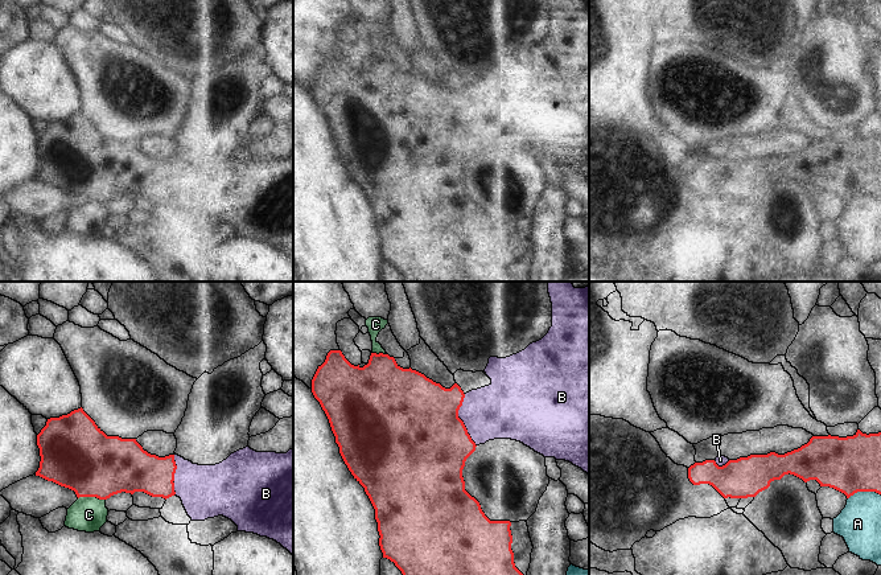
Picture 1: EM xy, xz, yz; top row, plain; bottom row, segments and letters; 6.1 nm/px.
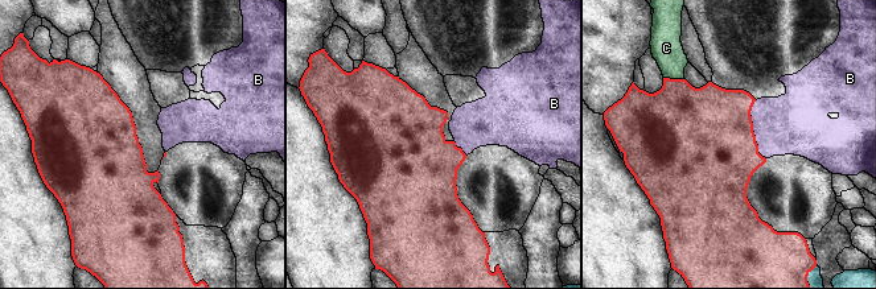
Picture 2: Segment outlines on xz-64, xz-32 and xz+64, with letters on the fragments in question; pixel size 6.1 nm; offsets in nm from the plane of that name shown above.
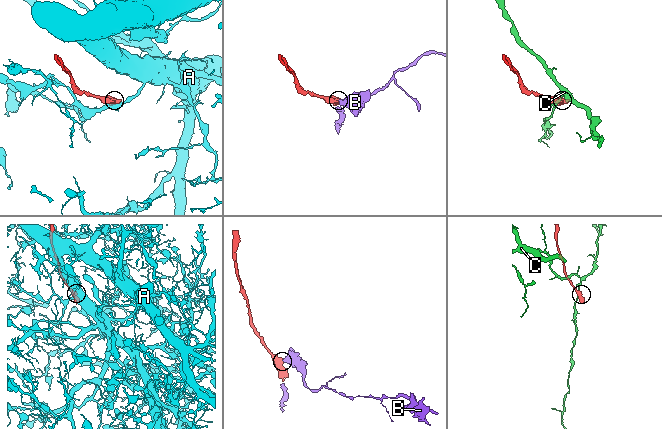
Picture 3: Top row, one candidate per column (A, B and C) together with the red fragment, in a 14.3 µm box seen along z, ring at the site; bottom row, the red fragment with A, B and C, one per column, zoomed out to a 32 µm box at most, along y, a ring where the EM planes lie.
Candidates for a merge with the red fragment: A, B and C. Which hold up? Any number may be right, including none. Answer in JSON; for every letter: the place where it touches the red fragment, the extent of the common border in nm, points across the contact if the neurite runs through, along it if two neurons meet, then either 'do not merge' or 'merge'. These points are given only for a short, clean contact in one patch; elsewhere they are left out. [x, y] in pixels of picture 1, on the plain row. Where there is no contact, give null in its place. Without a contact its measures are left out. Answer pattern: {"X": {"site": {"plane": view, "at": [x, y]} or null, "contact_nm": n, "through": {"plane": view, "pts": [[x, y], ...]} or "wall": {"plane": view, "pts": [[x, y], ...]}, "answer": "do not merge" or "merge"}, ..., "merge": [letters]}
{"A": {"site": {"plane": "yz", "at": [864, 194]}, "contact_nm": 200, "answer": "do not merge"}, "B": {"site": {"plane": "xz", "at": [461, 124]}, "contact_nm": 320, "through": {"plane": "xz", "pts": [[427, 147], [444, 130], [461, 124], [490, 114], [501, 114]]}, "answer": "merge"}, "C": {"site": {"plane": "xy", "at": [91, 200]}, "contact_nm": 170, "answer": "do not merge"}, "merge": ["B"]}

